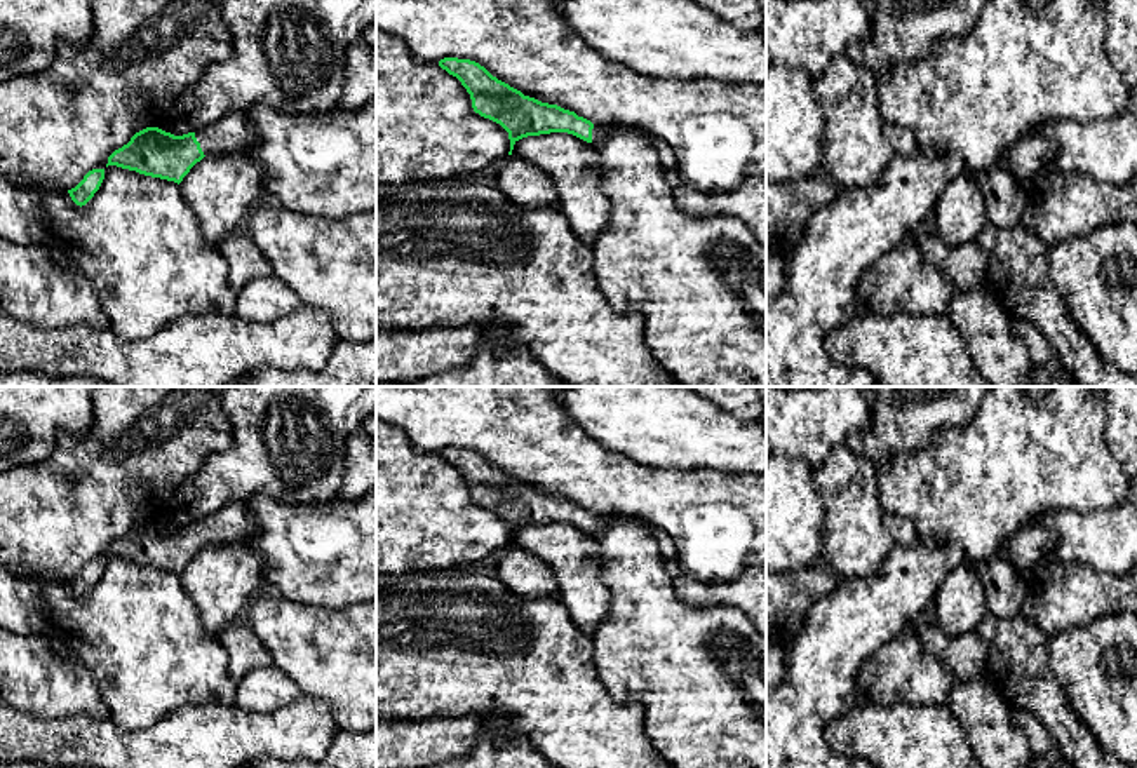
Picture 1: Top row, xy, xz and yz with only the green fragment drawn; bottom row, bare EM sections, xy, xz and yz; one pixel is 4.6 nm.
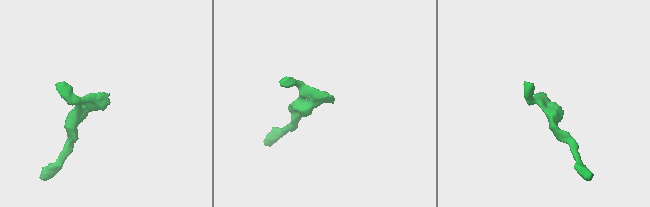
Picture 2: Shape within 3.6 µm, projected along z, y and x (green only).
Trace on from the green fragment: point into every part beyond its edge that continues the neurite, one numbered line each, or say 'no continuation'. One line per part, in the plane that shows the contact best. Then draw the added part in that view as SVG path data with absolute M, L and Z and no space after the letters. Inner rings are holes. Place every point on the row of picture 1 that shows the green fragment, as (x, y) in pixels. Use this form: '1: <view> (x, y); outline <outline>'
1: xy (234, 131); outline M244 111L228 113L216 124L195 131L204 155L246 148L256 139L256 129Z

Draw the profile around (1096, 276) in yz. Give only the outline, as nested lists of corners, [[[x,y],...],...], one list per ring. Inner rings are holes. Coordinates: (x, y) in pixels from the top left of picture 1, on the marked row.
[[[1099,226],[1046,251],[1048,279],[1100,357],[1137,374],[1137,226]]]

